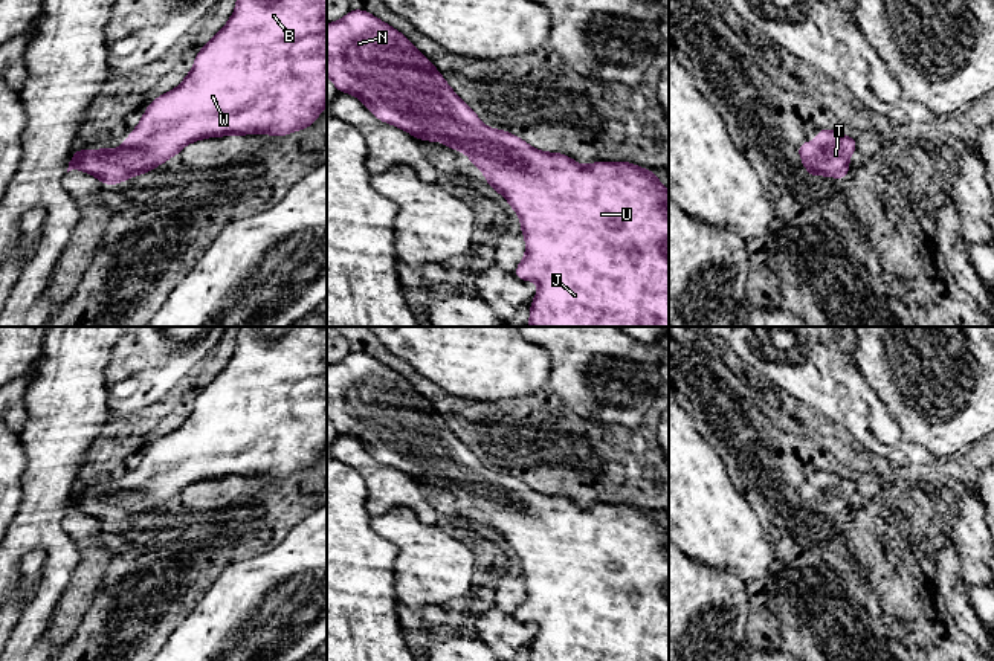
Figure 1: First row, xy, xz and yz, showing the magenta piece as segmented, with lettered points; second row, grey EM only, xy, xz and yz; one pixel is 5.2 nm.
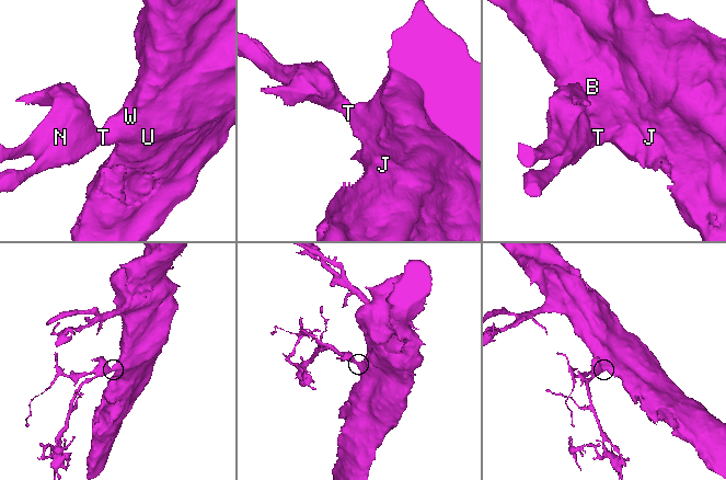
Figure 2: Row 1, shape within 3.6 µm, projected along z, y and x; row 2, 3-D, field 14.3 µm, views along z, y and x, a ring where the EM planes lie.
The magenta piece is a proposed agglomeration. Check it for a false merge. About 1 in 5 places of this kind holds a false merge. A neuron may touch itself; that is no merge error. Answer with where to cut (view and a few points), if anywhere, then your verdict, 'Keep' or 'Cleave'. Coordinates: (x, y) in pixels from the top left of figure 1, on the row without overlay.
No split. Keep

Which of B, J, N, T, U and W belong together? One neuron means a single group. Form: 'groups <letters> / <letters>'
groups B J N T U W

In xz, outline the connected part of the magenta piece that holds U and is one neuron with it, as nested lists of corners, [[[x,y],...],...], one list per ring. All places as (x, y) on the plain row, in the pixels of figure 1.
[[[351,351],[340,362],[327,366],[327,418],[339,435],[357,438],[379,463],[395,467],[418,482],[443,482],[450,493],[461,492],[484,514],[486,525],[508,543],[521,562],[521,574],[527,588],[525,597],[513,617],[521,623],[536,623],[539,627],[534,641],[530,644],[530,661],[669,661],[669,533],[652,511],[640,510],[631,504],[608,502],[579,507],[568,496],[534,492],[510,473],[486,469],[478,456],[452,432],[431,401],[406,377],[365,351]]]

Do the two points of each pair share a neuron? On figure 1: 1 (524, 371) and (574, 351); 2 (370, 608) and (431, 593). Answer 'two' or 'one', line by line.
1: two
2: two

